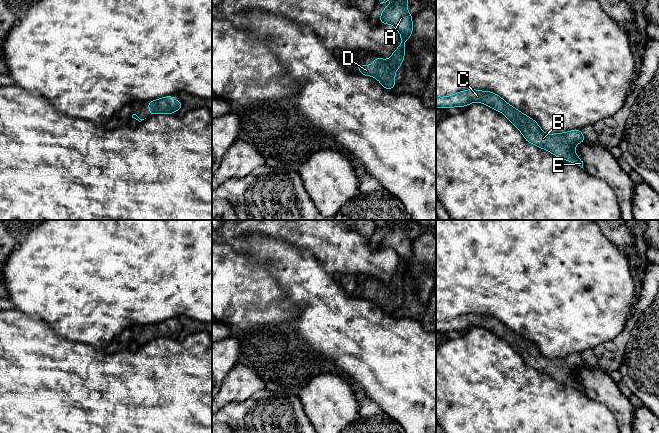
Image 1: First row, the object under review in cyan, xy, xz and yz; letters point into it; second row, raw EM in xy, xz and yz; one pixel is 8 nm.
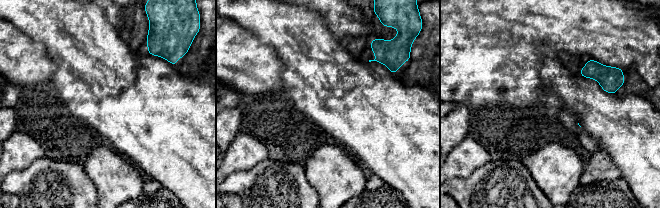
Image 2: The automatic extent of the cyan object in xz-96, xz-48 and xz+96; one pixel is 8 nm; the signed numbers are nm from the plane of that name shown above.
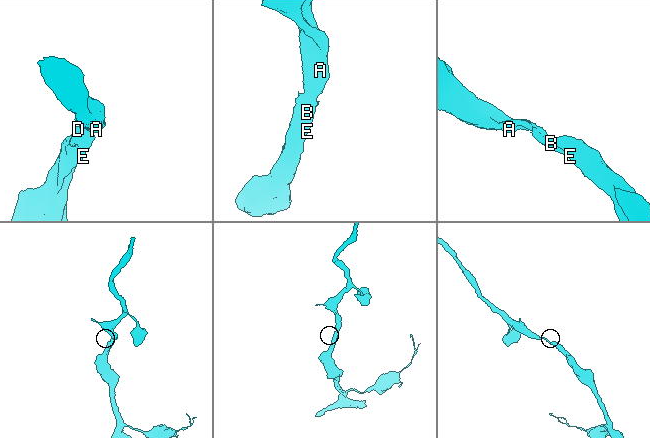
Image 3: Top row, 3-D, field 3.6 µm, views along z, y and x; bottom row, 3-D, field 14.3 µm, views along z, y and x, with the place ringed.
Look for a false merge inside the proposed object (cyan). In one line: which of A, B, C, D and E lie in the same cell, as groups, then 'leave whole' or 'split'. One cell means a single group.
groups A B C D E; leave whole

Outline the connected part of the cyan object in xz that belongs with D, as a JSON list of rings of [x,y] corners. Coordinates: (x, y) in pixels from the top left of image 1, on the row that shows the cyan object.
[[[395,0],[392,5],[383,9],[379,18],[379,22],[391,24],[398,30],[401,35],[399,47],[387,60],[375,57],[373,65],[357,66],[362,75],[375,77],[387,90],[396,86],[395,72],[402,65],[402,60],[405,58],[404,43],[413,32],[413,16],[407,10],[407,1]]]

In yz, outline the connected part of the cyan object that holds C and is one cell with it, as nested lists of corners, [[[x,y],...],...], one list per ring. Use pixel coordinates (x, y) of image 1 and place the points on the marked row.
[[[469,89],[446,97],[436,96],[436,107],[464,107],[473,102],[483,103],[499,112],[523,134],[525,140],[535,146],[548,150],[551,154],[570,161],[583,168],[583,161],[575,153],[575,146],[586,139],[580,129],[565,133],[547,134],[536,121],[509,105],[497,94],[490,91]]]

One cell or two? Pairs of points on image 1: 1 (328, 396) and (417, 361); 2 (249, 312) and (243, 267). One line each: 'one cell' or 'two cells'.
1: two cells
2: one cell

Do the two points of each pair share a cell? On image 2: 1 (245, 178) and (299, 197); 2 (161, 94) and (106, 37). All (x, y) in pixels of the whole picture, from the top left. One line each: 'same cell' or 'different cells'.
1: same cell
2: same cell

